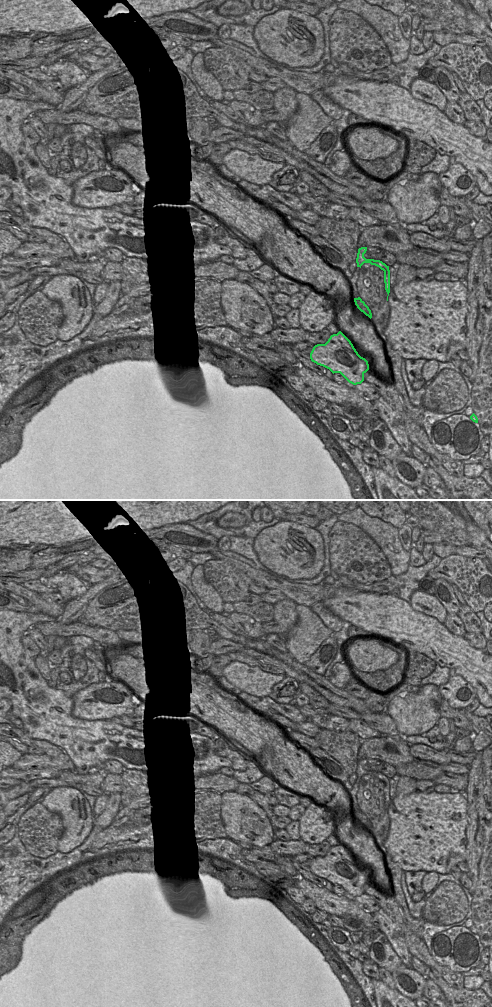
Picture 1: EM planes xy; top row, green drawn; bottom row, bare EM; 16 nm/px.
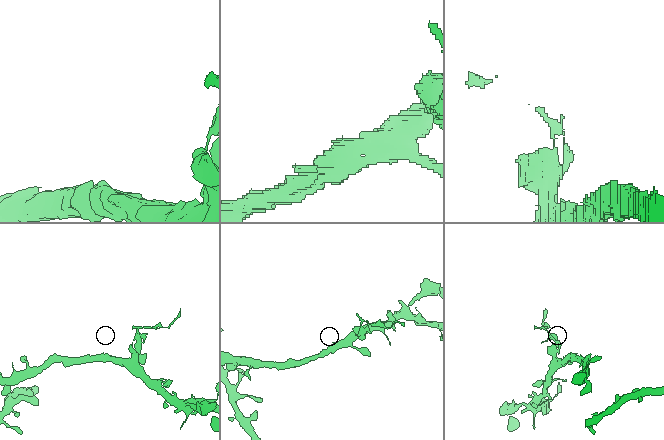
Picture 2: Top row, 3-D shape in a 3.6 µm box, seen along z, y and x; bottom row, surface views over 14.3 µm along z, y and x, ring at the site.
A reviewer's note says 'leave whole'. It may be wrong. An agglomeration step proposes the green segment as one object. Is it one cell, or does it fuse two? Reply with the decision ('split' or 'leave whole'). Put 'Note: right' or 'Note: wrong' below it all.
split
Note: wrong

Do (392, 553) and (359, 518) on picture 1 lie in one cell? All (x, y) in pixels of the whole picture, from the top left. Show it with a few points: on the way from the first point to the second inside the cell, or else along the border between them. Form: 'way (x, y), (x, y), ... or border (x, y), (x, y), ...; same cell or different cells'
way (388, 544), (368, 524); same cell

